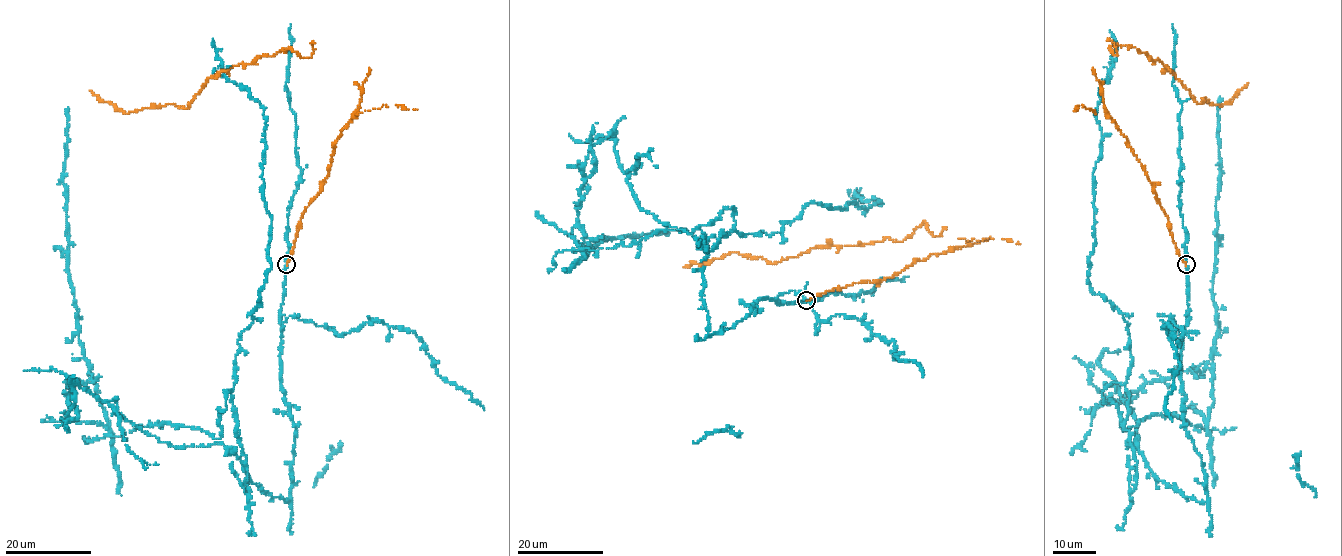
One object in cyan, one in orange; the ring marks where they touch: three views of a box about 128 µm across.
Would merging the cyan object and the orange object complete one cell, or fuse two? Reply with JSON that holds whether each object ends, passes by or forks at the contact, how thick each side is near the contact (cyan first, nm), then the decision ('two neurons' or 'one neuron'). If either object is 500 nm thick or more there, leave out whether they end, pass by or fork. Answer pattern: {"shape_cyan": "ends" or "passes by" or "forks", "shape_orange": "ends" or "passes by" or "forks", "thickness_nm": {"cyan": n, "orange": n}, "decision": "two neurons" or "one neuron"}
{"shape_cyan": "passes by", "shape_orange": "ends", "thickness_nm": {"cyan": 320, "orange": 220}, "decision": "two neurons"}

